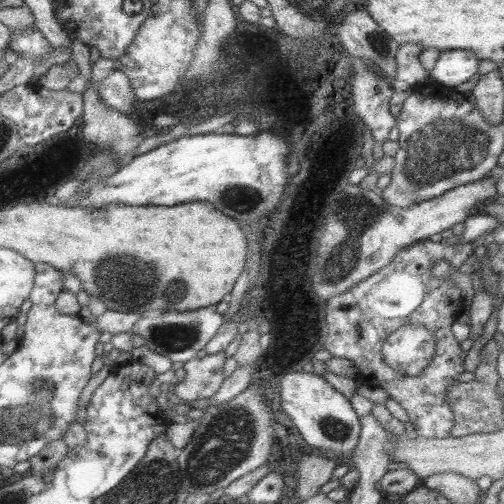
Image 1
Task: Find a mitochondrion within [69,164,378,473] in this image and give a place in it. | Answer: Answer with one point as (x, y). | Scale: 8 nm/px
(152, 284)

